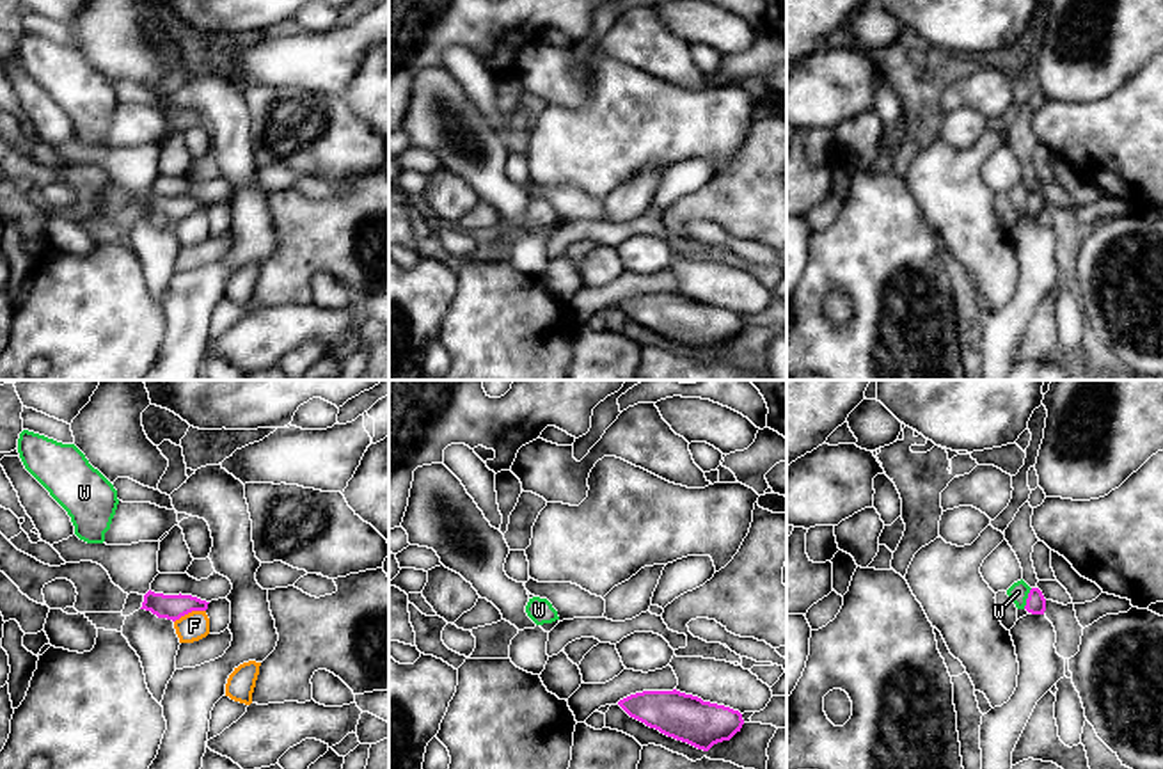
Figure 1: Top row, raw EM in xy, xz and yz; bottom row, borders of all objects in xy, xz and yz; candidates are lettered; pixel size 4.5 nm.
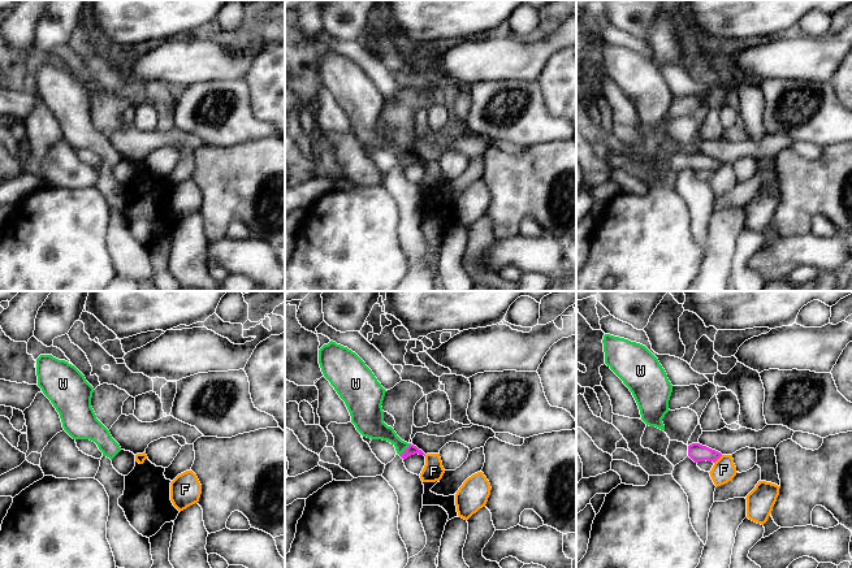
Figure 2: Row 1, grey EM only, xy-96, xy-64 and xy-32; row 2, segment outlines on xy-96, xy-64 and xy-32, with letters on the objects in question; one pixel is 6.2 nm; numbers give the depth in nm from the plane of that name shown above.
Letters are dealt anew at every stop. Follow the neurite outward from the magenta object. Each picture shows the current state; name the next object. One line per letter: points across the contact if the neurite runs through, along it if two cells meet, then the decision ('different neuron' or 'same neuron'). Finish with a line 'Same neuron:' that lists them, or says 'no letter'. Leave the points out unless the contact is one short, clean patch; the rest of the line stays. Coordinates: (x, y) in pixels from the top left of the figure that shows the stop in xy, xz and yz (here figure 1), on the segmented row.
F: different neuron
W: border yz (1032, 588), (1023, 608); different neuron
Same neuron: no letter

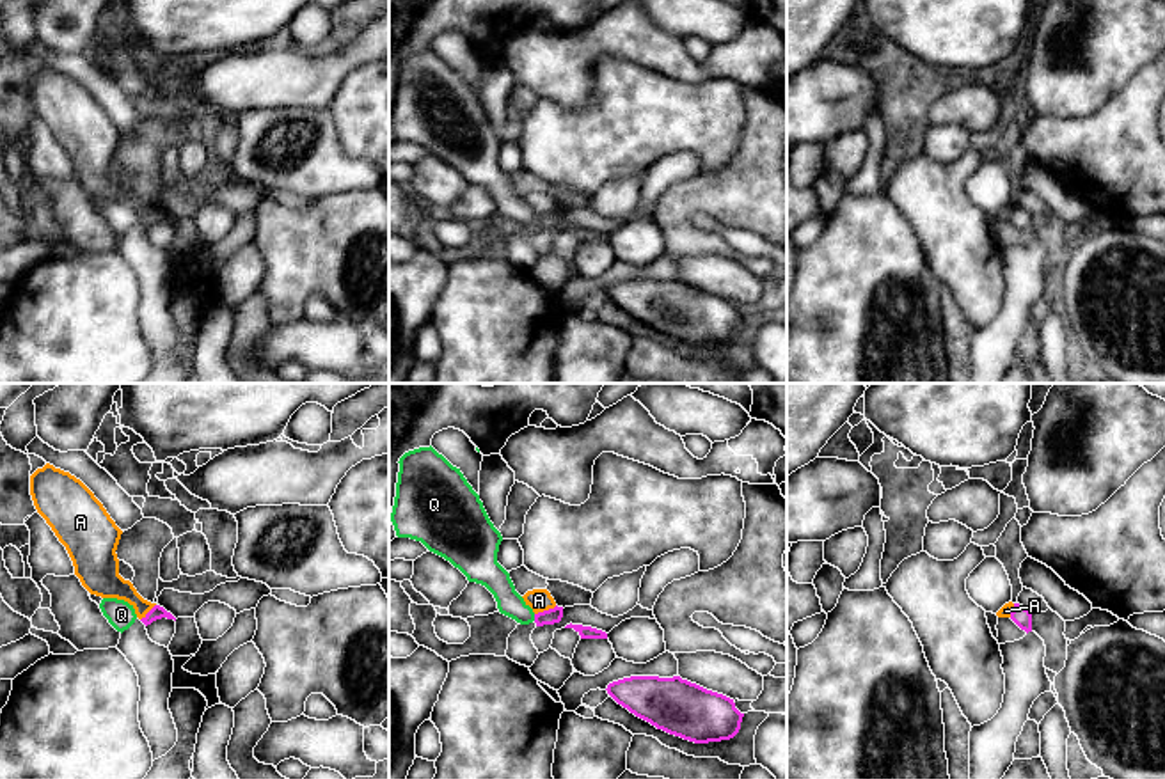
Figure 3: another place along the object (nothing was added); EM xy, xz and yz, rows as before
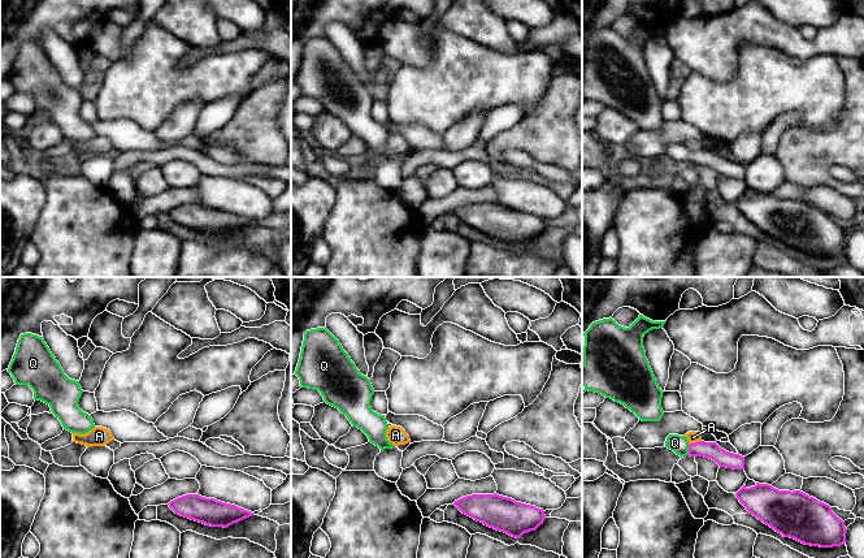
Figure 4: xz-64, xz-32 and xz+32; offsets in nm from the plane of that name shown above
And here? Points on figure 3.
A: border xz (556, 605), (535, 614); different neuron
Q: way xz (551, 616), (535, 618), (496, 579); same neuron
Same neuron: Q

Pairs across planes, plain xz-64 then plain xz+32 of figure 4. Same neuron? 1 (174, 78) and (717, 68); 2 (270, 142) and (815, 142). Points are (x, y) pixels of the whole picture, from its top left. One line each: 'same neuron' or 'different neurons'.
1: different neurons
2: same neuron

